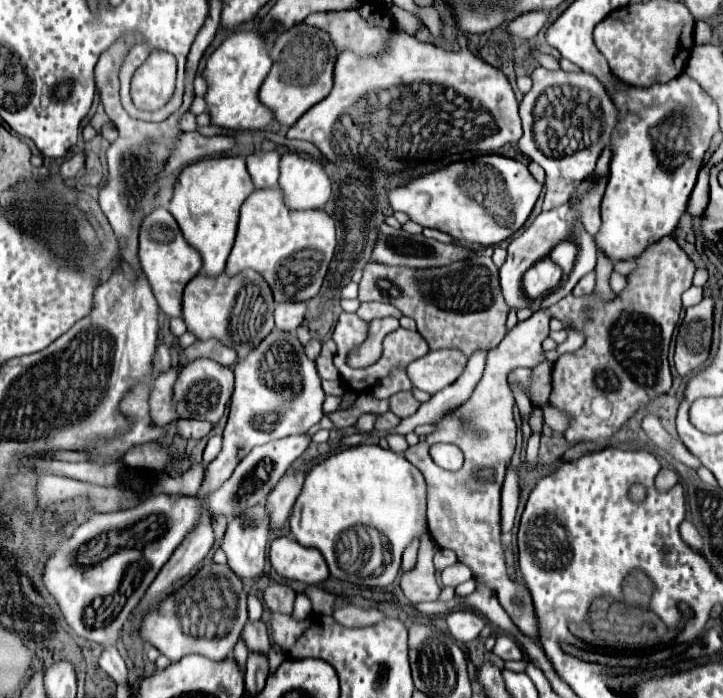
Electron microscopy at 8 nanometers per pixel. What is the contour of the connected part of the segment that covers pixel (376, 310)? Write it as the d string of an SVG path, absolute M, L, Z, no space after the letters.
M364 302L360 304L358 312L356 312L364 322L370 322L374 318L402 318L402 312L398 308L394 308L392 304L382 304L382 302Z

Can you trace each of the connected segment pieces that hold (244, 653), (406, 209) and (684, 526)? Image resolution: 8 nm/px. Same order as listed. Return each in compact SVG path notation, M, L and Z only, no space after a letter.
M242 640L236 644L236 648L234 648L234 652L232 652L232 658L234 658L234 662L238 664L238 668L244 672L244 664L246 664L246 658L248 658L248 648L244 646Z
M484 154L480 160L454 162L412 178L408 184L390 190L388 200L392 210L408 214L412 222L424 228L446 232L458 242L494 246L524 226L540 196L540 190L542 184L520 160L498 154Z
M682 522L682 524L680 524L680 536L682 536L682 540L684 540L690 548L694 548L694 550L700 550L700 548L702 548L700 534L698 534L698 530L694 528L692 522Z

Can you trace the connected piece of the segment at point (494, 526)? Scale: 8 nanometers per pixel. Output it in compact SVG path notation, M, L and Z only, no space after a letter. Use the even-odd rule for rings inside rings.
M546 310L534 312L528 320L518 322L504 340L488 352L486 370L478 382L474 394L454 414L438 424L438 430L428 434L424 444L412 446L404 452L406 460L414 464L428 484L428 530L440 548L456 552L458 560L464 562L476 582L488 584L502 608L508 612L518 630L538 640L538 620L534 614L532 598L524 582L512 582L506 574L506 558L500 530L500 488L504 482L506 464L514 454L516 444L516 422L514 422L514 394L506 384L506 376L520 366L534 368L546 360L542 342L548 336L550 316ZM438 442L456 444L464 454L464 466L458 472L446 472L430 458L430 446Z

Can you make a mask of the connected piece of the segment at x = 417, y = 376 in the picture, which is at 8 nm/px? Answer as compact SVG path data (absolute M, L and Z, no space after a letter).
M444 348L414 360L406 372L418 390L436 394L462 376L466 362L468 358L464 352L456 352L456 348Z

